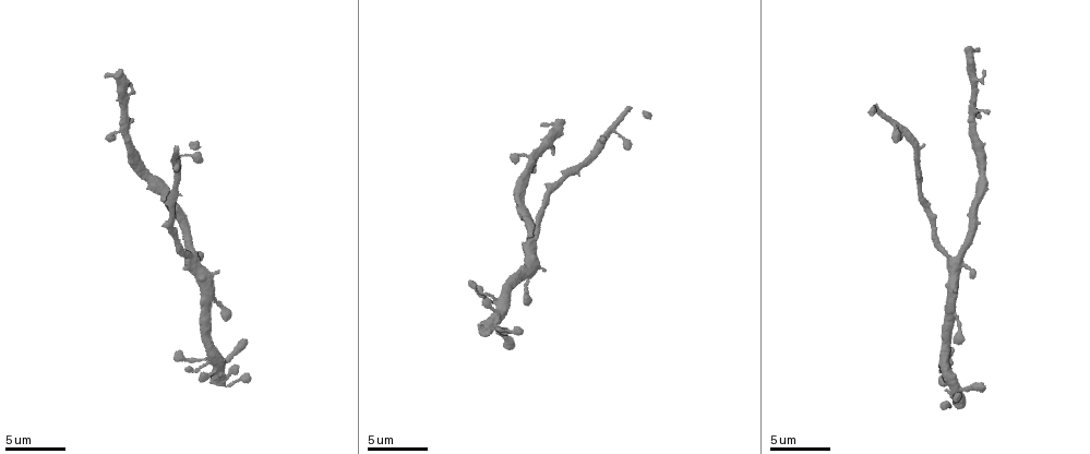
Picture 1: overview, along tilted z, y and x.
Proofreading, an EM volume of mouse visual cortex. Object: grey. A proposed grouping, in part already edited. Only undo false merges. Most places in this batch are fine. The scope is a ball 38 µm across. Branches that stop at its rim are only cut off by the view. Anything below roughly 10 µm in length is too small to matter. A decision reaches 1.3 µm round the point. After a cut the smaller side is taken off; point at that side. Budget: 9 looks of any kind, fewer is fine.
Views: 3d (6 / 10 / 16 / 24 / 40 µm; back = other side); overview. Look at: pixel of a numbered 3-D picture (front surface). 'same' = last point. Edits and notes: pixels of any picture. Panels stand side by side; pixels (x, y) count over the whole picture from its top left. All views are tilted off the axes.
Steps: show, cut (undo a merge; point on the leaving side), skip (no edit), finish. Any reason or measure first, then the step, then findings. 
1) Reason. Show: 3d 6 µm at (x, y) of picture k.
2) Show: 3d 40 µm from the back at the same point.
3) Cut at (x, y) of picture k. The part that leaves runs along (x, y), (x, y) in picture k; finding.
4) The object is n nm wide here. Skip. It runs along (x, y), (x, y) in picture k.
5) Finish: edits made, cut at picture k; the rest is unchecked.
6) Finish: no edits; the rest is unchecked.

Thin neck. Show: 3d 10 µm at (973, 206) of picture 1.

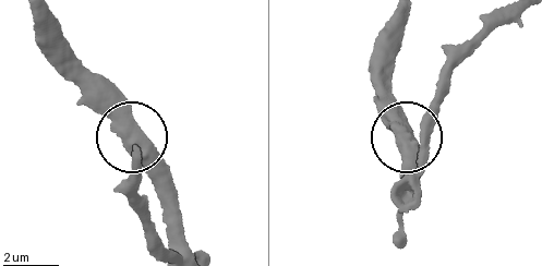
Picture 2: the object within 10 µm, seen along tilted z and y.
Show: 3d 10 µm from the back at (137, 133) of picture 2.

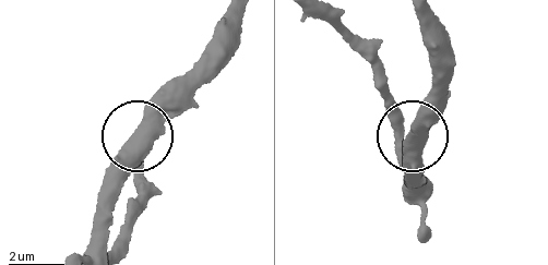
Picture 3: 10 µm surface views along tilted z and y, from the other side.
Skip. It runs along (107, 237), (115, 168), (187, 79) in picture 3; all the same neuron.

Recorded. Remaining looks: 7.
Thin neck. Show: 3d 16 µm at (530, 166) of picture 1.

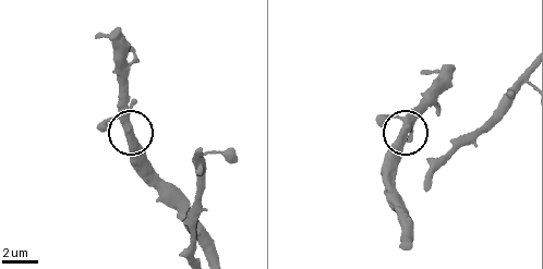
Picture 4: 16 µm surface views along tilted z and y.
The object is 410 nm wide here. Skip. All the same neuron.

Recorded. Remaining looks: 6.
Thin neck. Show: 3d 16 µm at (918, 164) of picture 1.

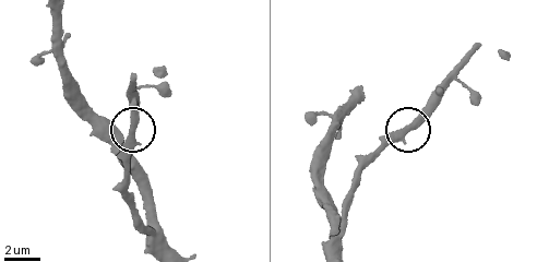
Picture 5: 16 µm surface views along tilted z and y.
The object is 350 nm wide here. Skip. All the same neuron.

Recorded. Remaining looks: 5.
Show: 3d 6 µm at (533, 237) of picture 1.

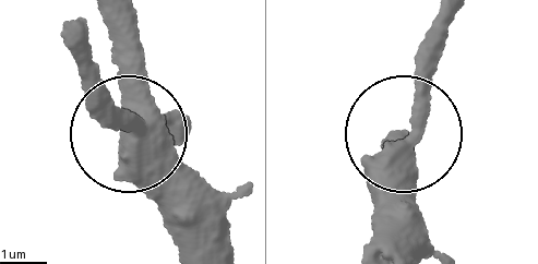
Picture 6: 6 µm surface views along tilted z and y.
Show: 3d 6 µm from the back at (403, 143) of picture 6.

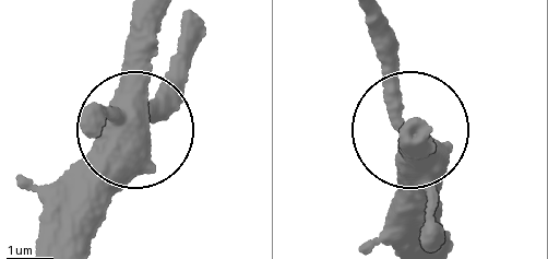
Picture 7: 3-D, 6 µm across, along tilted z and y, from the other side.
Skip. It runs along (146, 85), (132, 174), (111, 203) in picture 7; one neuron here.

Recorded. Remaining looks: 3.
Finish: no edits; the rest is unchecked.

